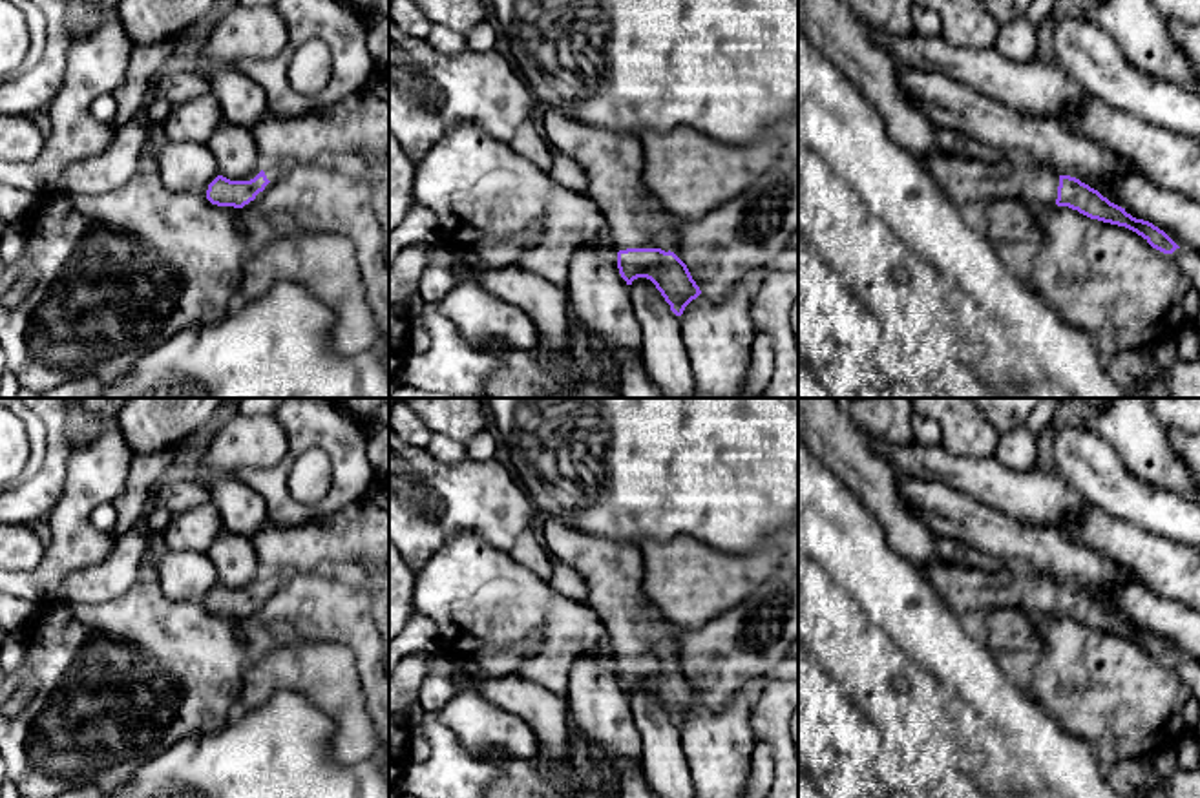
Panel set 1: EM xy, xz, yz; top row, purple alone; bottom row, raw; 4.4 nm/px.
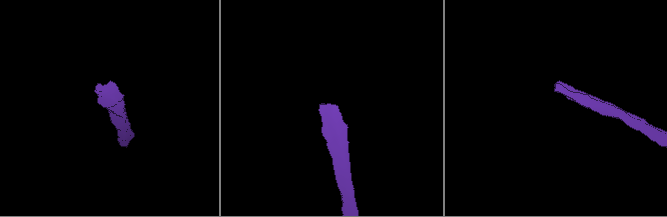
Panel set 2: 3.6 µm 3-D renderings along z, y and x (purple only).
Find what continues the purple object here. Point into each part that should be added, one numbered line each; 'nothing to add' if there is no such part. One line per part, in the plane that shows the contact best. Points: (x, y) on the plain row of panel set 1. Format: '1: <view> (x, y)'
1: xz (612, 570)

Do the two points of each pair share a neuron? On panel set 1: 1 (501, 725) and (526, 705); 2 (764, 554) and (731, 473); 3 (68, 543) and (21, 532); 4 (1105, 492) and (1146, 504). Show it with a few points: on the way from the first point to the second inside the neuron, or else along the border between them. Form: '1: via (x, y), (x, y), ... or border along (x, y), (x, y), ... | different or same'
1: border along (479, 692), (525, 722), (536, 736), (536, 753) | different
2: border along (768, 535), (747, 552), (718, 550) | different
3: border along (46, 548), (33, 568), (19, 572) | different
4: via (1115, 492), (1136, 503) | same

